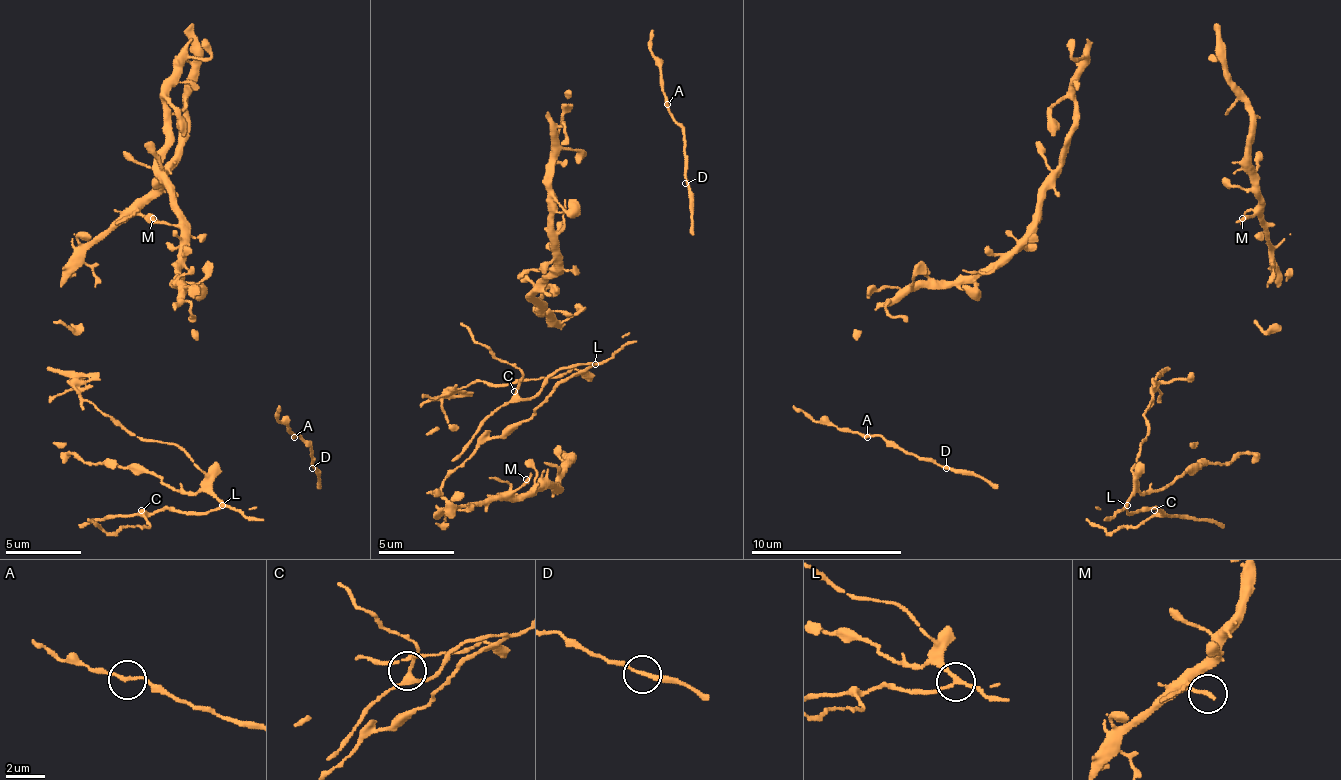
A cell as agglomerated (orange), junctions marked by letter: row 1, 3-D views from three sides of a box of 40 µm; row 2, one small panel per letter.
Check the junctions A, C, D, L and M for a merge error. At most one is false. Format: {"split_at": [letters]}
{"split_at": ["L"]}

